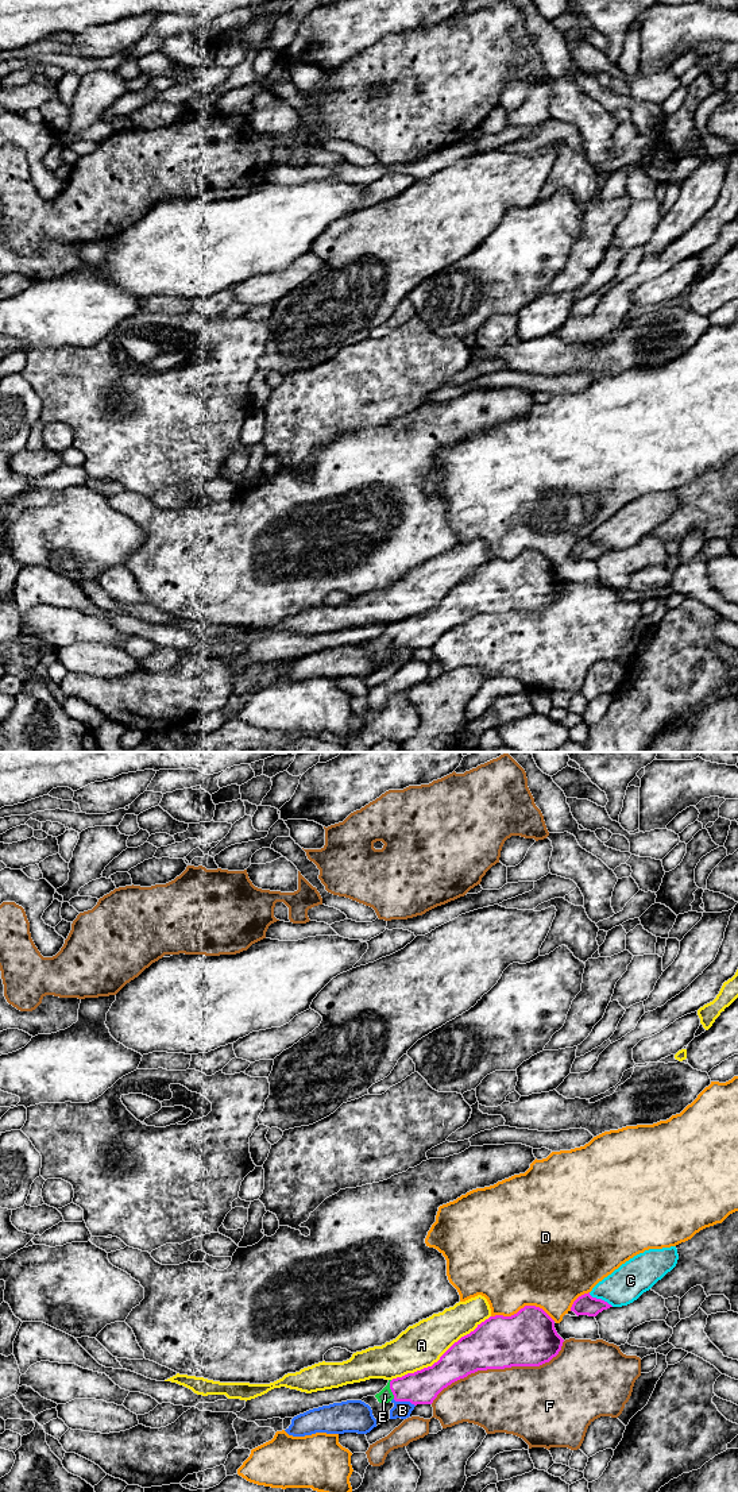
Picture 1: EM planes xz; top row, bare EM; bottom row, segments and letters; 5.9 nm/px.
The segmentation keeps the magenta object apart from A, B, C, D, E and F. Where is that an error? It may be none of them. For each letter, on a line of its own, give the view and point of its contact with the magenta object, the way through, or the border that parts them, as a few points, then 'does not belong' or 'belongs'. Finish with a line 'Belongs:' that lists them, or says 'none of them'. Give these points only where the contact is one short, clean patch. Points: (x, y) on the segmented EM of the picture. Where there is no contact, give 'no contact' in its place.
A: contact xz (440, 1357); does not belong
B: contact xz (404, 1400); does not belong
C: contact xz (601, 1299); does not belong
D: contact xz (524, 1307); does not belong
E: contact xz (390, 1388); belongs
F: contact xz (499, 1368); does not belong
Belongs: E

